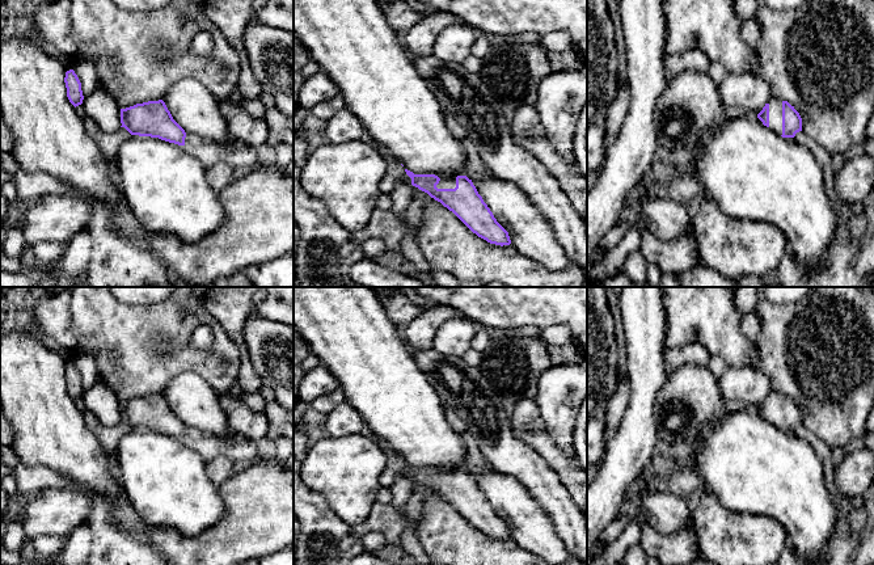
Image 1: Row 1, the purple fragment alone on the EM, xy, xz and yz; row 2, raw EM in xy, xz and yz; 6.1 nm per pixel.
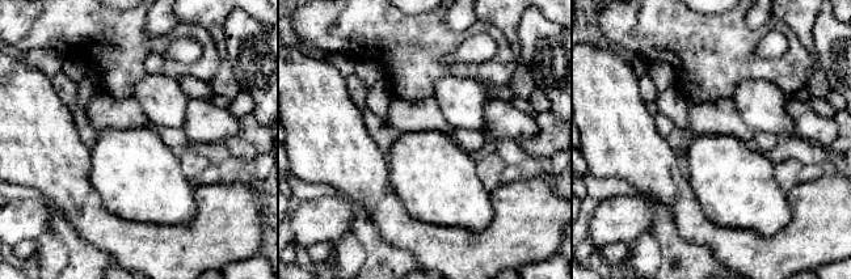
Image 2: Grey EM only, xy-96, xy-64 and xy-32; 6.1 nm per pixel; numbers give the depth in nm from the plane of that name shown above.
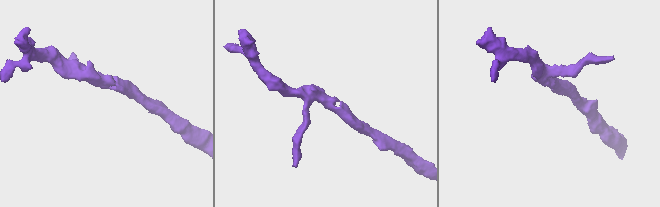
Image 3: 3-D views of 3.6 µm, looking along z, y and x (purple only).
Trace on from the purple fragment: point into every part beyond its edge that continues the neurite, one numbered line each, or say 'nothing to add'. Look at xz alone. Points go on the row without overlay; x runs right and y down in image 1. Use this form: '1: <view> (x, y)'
1: xz (446, 476)

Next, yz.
1: yz (775, 397)

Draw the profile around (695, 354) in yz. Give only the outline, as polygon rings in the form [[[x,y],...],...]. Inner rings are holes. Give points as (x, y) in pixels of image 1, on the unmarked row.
[[[698,343],[667,349],[663,354],[666,372],[671,374],[684,364],[705,367],[709,363],[709,353]]]

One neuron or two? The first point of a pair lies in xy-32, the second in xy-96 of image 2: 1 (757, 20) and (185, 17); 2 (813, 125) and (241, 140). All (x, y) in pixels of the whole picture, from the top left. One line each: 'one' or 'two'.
1: two
2: two

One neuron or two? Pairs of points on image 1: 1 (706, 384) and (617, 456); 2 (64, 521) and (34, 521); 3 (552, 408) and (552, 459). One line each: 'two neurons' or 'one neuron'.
1: two neurons
2: one neuron
3: two neurons

